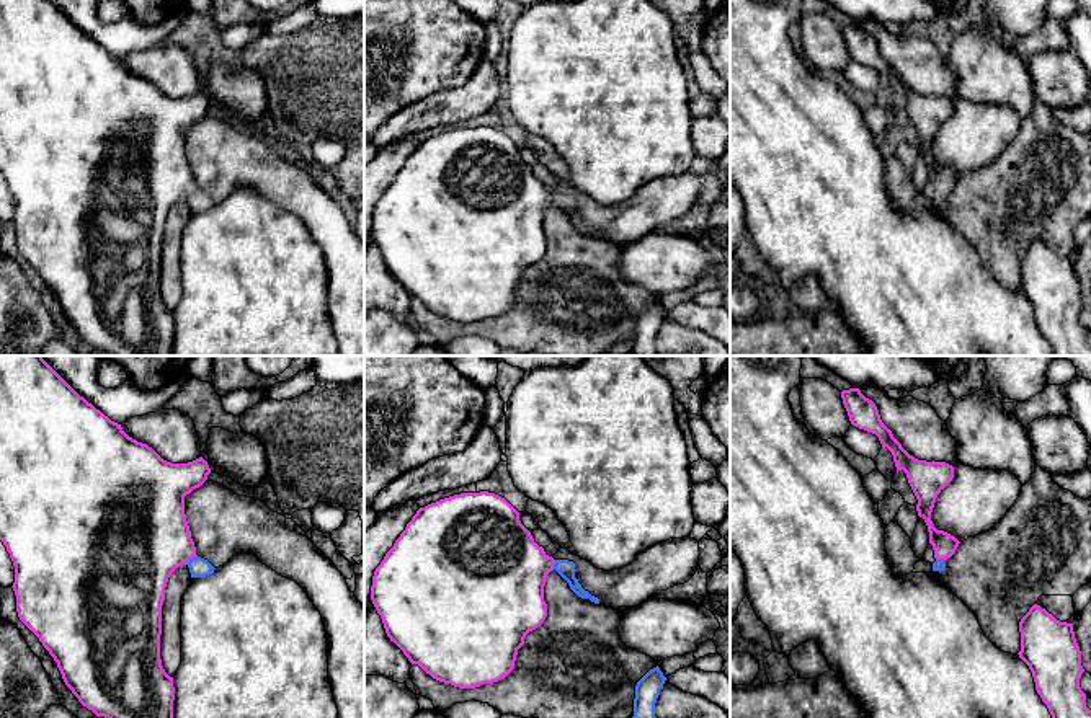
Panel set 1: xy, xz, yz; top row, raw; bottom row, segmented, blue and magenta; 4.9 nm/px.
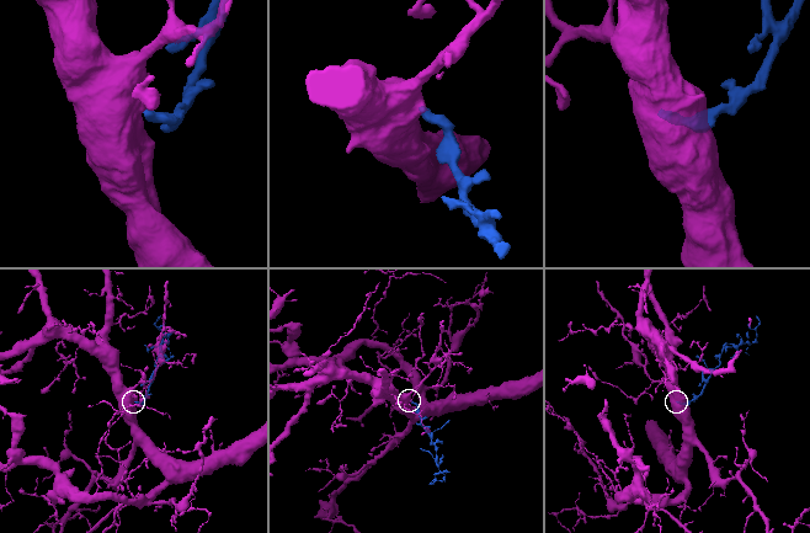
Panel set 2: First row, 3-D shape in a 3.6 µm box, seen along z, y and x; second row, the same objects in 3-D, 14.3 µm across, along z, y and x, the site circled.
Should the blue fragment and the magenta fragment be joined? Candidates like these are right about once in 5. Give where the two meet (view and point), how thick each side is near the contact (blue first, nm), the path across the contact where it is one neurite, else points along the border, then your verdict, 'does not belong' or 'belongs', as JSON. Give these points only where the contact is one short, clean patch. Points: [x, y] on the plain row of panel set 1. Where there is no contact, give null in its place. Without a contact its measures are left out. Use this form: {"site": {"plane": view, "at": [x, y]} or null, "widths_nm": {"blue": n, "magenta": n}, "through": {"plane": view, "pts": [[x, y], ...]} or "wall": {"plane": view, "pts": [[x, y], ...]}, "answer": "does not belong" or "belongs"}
{"site": {"plane": "xy", "at": [191, 193]}, "widths_nm": {"blue": 100, "magenta": 420}, "through": {"plane": "xy", "pts": [[198, 201], [191, 193], [172, 180], [146, 172]]}, "answer": "belongs"}

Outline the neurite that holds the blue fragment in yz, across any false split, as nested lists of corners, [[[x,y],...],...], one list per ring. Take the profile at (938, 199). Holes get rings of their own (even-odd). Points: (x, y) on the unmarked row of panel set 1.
[[[859,23],[843,24],[841,33],[851,59],[875,69],[882,82],[892,86],[897,106],[903,104],[906,108],[908,117],[918,134],[918,150],[928,160],[929,178],[933,180],[936,193],[933,206],[944,206],[946,194],[955,188],[960,176],[954,170],[937,165],[931,155],[931,147],[937,129],[954,113],[954,101],[946,96],[926,96],[910,90],[882,57],[875,38],[866,33]]]

